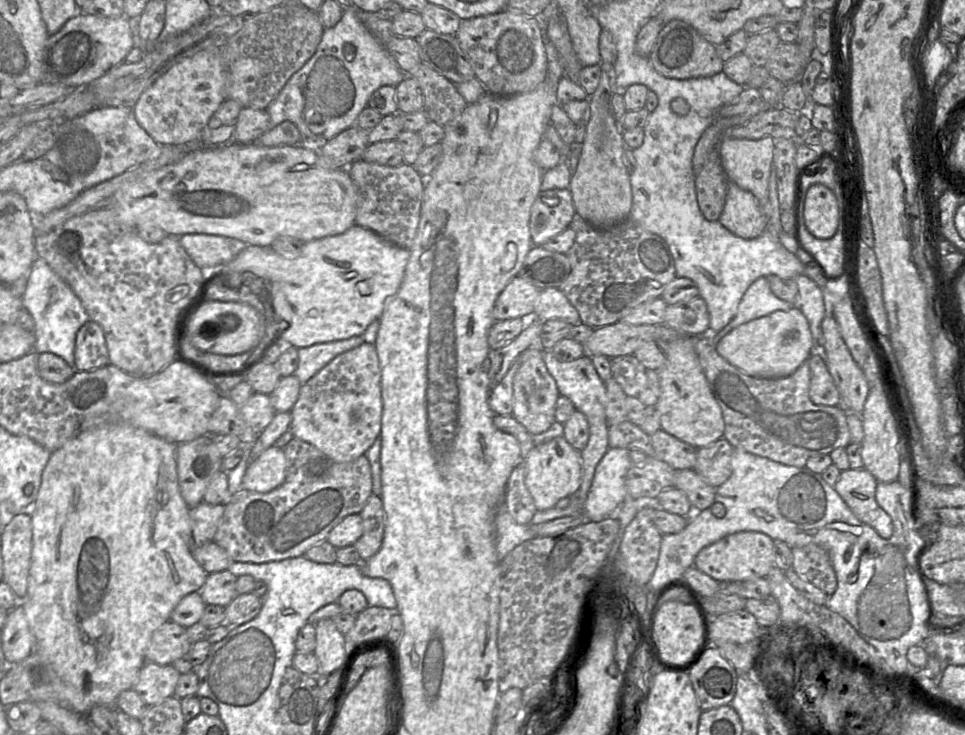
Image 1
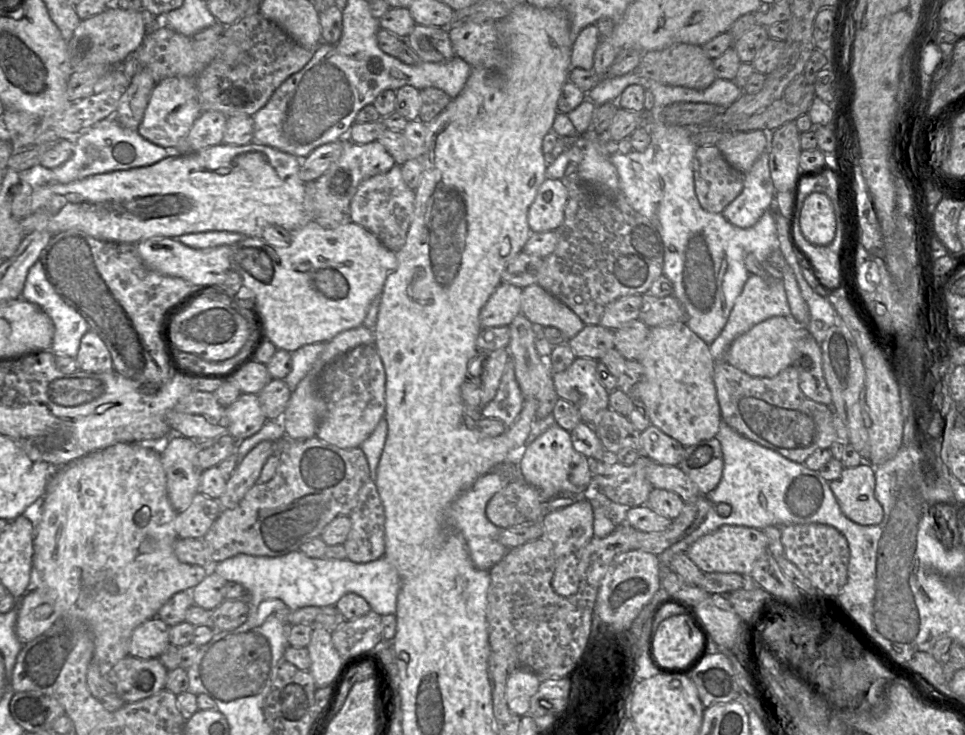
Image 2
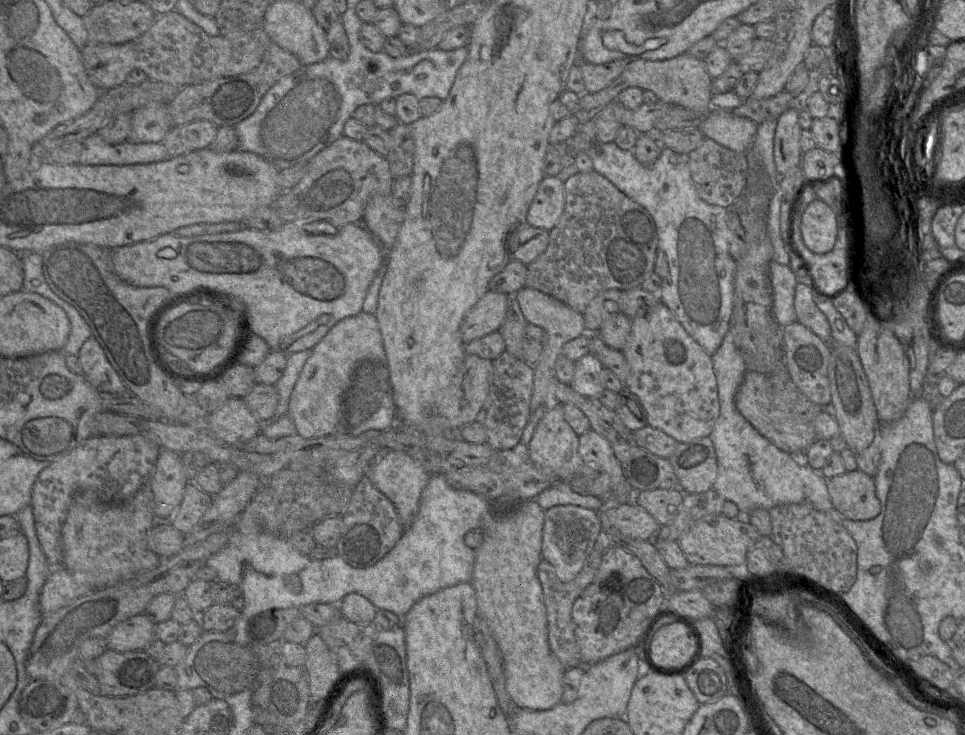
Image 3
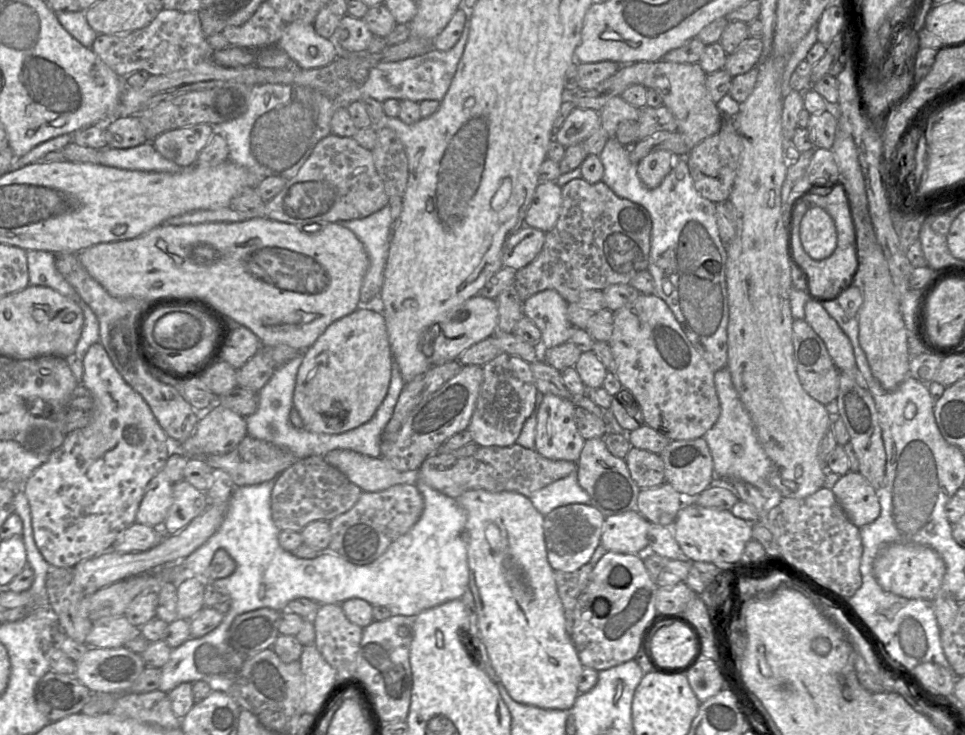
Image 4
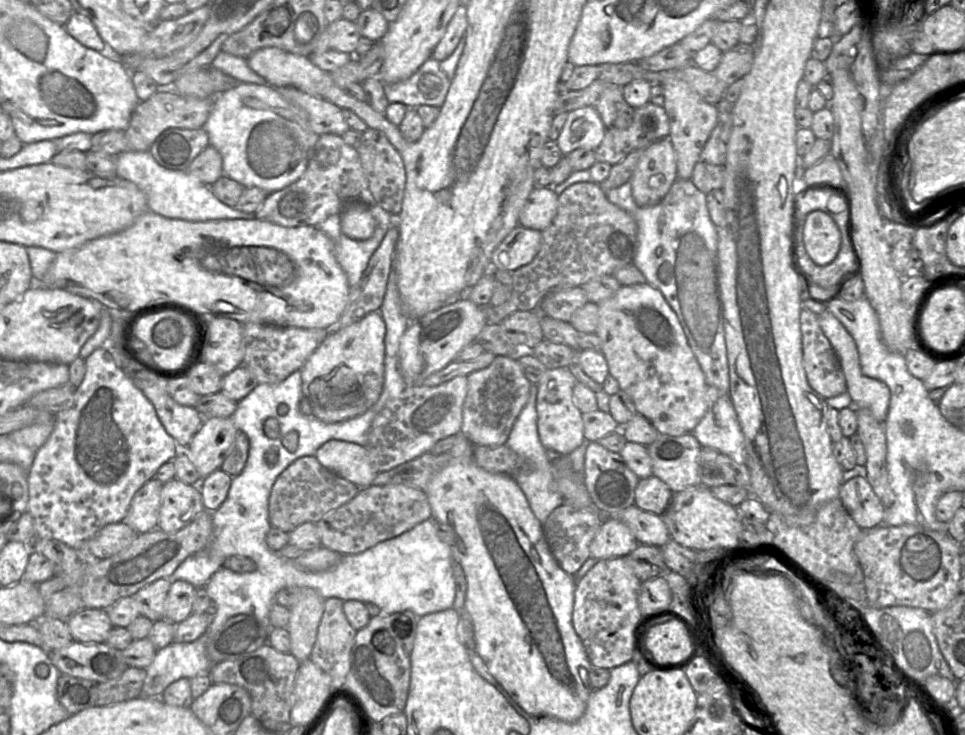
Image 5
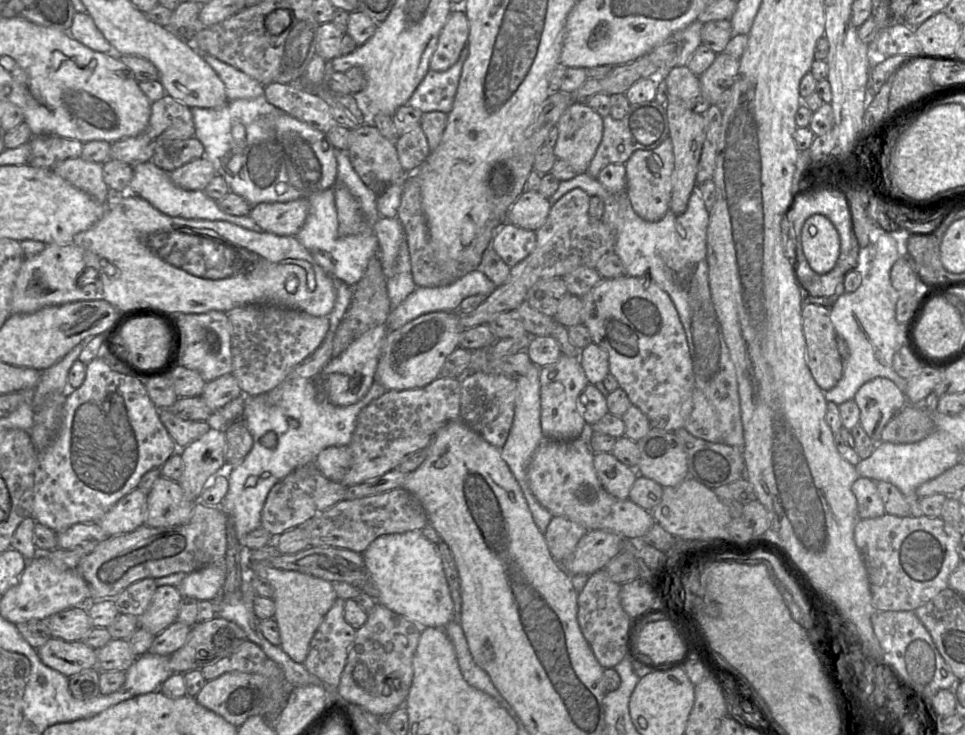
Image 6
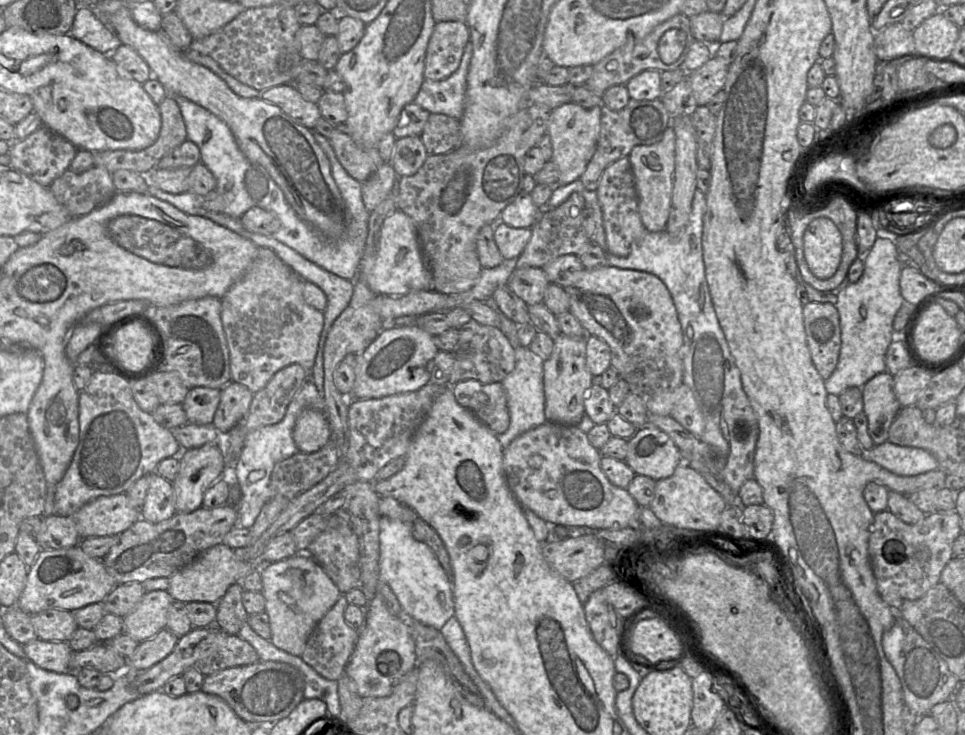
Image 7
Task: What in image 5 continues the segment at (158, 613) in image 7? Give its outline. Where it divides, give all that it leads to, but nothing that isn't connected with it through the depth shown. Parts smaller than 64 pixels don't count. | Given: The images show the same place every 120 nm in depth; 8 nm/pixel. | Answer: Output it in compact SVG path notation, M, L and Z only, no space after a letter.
M187 581L172 582L165 601L164 617L174 624L179 624L192 614L192 605L197 588Z

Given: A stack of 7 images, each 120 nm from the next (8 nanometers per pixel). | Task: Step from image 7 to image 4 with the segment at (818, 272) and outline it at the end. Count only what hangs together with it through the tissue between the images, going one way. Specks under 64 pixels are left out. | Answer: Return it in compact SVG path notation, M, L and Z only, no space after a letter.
M810 207L795 226L805 252L815 260L830 257L837 246L837 229L831 215L822 207Z

